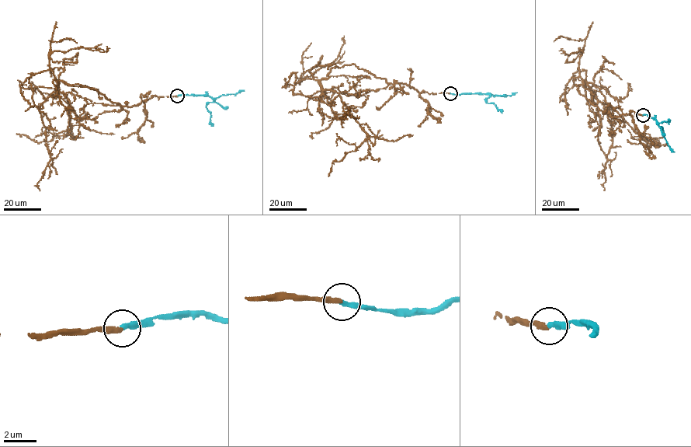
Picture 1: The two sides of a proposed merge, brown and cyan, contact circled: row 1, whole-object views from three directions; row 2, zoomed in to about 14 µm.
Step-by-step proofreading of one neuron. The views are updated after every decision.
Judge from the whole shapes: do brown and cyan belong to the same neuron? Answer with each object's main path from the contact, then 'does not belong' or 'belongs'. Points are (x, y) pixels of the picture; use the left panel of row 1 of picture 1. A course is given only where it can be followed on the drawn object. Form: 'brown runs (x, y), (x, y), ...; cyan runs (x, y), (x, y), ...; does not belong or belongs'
brown runs (177, 96), (152, 96), (126, 106), (88, 103), (71, 89), (64, 93), (70, 128), (39, 142), (16, 134); cyan runs (177, 96), (210, 96), (213, 101), (206, 106), (210, 115), (212, 126); belongs

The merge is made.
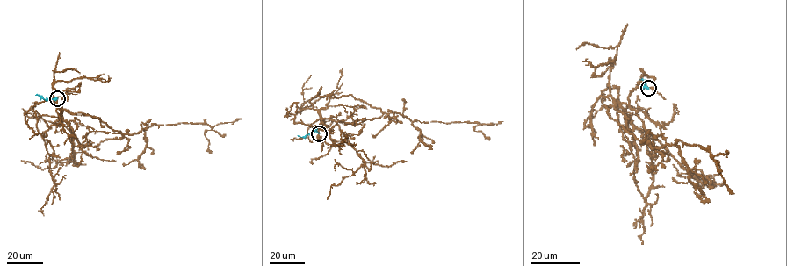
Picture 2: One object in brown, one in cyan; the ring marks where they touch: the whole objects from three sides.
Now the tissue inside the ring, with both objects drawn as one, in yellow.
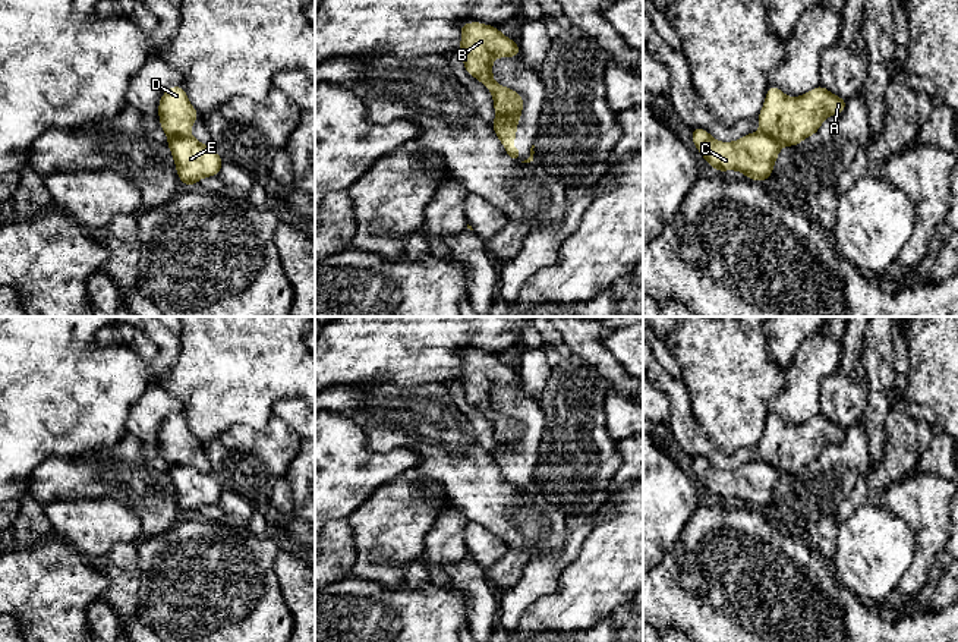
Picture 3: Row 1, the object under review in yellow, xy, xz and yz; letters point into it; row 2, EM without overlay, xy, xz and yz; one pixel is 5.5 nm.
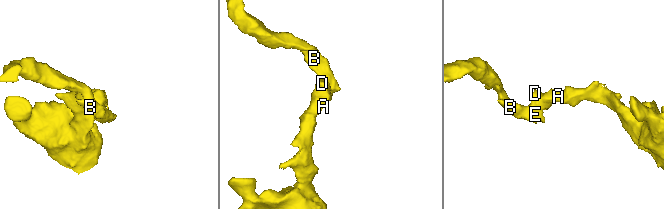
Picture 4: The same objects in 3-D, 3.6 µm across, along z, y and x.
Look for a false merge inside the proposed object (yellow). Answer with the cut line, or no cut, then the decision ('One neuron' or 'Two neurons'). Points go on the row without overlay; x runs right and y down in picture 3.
Split along xy (189, 462), (169, 466). Two neurons

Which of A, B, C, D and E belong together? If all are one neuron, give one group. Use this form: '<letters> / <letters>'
A D / B C E

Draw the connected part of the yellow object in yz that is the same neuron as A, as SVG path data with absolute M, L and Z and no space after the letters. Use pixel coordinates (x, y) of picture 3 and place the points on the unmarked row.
M771 413L757 446L760 460L794 475L813 465L829 443L842 443L845 432L845 427L835 425L822 413L797 427Z

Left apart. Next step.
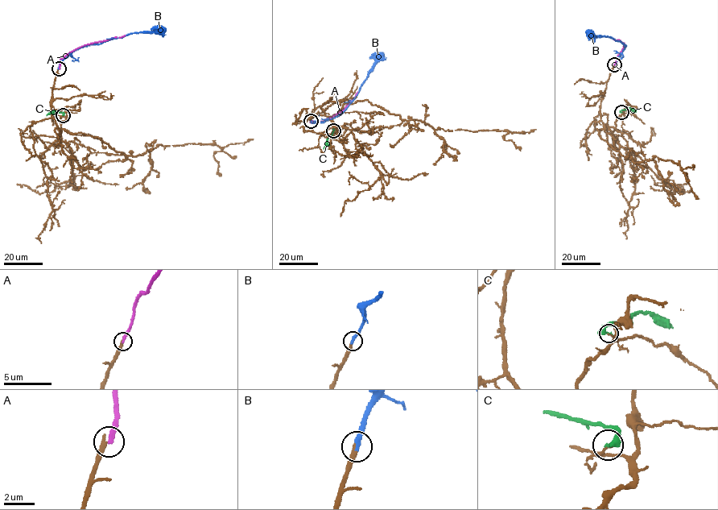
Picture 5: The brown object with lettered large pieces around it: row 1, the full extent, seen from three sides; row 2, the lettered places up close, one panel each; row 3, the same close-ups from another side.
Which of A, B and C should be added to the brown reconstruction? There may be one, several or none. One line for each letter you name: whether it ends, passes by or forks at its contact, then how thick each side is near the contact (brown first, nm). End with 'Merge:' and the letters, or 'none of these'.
B: it ends | 240/280 nm
Merge: B

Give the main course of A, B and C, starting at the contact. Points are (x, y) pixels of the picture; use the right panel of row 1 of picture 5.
A: (614, 65), (624, 43), (613, 39)
B: (614, 64), (626, 45), (613, 38), (595, 36), (592, 32), (588, 33)
C: (621, 112), (628, 108), (633, 112)

